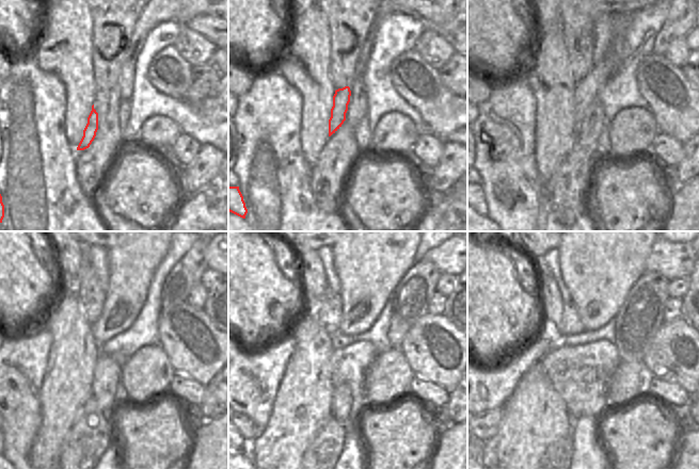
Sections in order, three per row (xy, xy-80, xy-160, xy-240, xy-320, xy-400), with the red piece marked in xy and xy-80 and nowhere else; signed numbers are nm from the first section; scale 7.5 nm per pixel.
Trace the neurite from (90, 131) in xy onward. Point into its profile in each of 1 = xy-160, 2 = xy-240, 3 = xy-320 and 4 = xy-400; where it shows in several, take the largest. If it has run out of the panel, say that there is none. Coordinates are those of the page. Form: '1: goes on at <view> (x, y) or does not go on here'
1: goes on at xy-160 (586, 91)
2: goes on at xy-240 (131, 264)
3: goes on at xy-320 (372, 253)
4: goes on at xy-400 (602, 253)

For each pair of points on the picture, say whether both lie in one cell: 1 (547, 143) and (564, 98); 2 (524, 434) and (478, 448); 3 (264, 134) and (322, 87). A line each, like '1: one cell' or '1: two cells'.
1: one cell
2: two cells
3: two cells

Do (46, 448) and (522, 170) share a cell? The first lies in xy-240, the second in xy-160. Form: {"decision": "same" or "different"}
{"decision": "different"}

